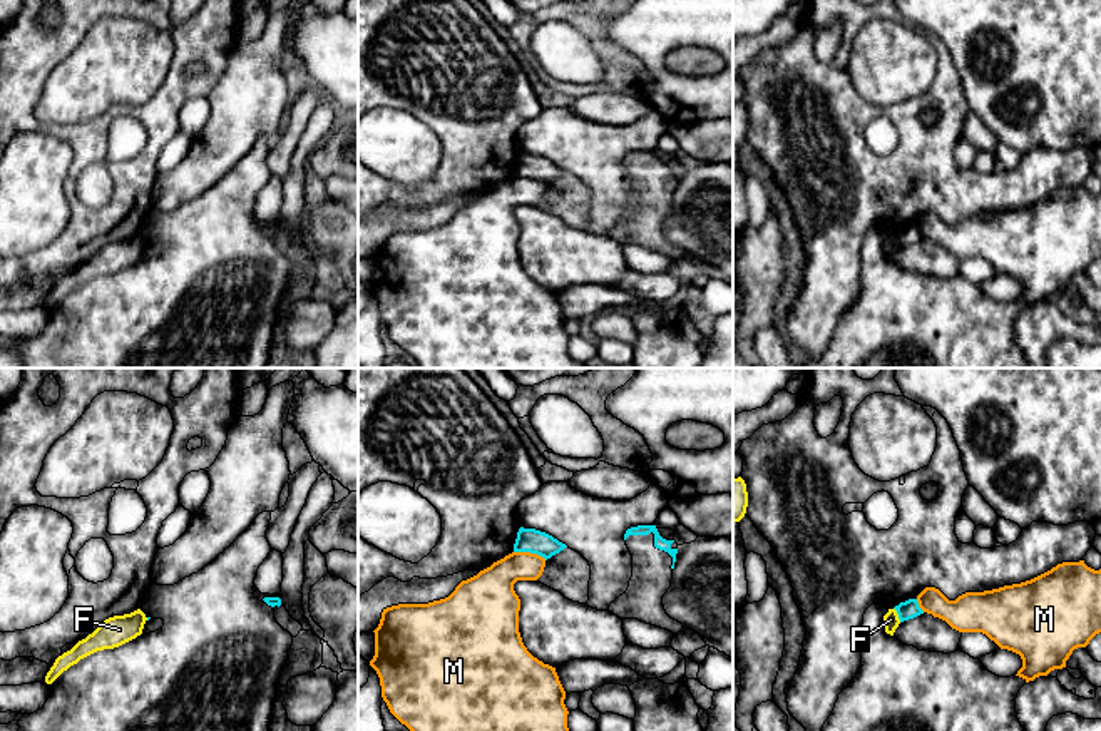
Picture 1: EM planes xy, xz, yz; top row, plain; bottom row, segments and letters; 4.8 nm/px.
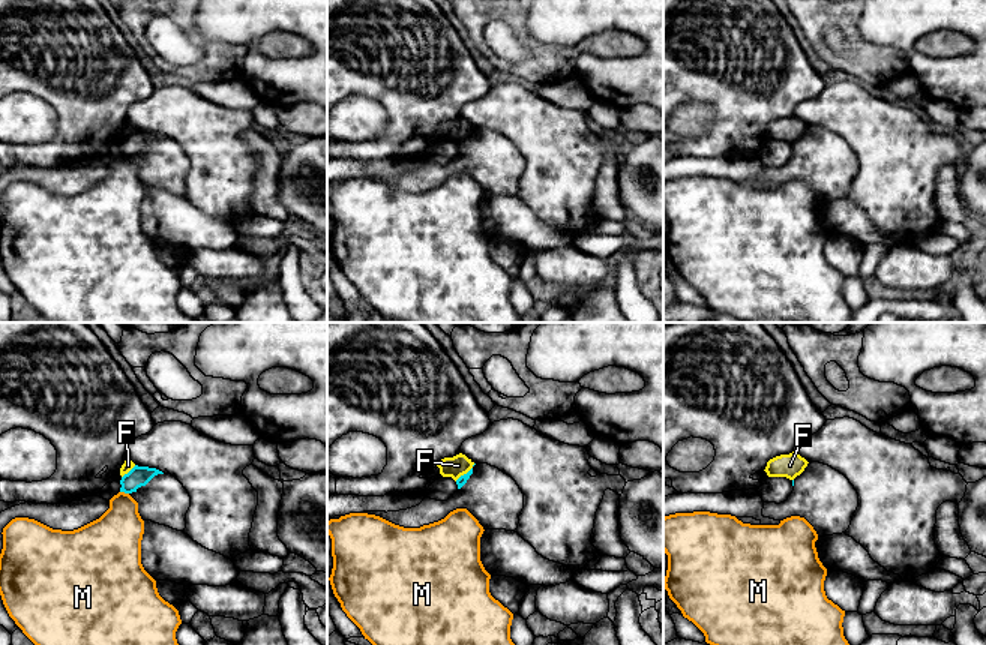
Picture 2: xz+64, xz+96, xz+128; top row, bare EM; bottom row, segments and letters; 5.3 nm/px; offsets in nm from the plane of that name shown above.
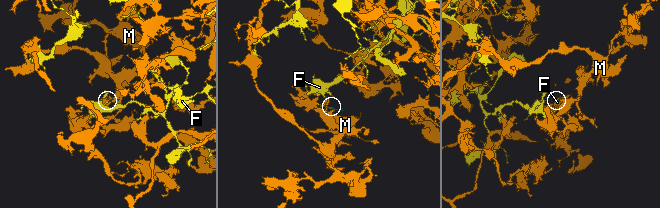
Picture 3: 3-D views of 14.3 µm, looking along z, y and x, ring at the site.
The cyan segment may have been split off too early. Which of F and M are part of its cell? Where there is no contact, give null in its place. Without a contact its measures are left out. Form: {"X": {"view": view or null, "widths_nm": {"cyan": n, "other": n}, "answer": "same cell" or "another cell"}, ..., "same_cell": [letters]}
{"F": {"view": "yz", "widths_nm": {"cyan": 90, "other": 80}, "answer": "another cell"}, "M": {"view": "xz", "widths_nm": {"cyan": 120, "other": 200}, "answer": "another cell"}, "same_cell": []}

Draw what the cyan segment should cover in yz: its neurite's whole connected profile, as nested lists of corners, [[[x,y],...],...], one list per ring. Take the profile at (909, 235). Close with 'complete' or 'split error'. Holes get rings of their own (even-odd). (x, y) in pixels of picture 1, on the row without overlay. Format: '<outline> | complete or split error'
[[[917,224],[900,227],[894,234],[900,244],[894,261],[902,269],[944,279],[957,276],[962,258],[952,254],[945,246],[924,238]]] | split error

